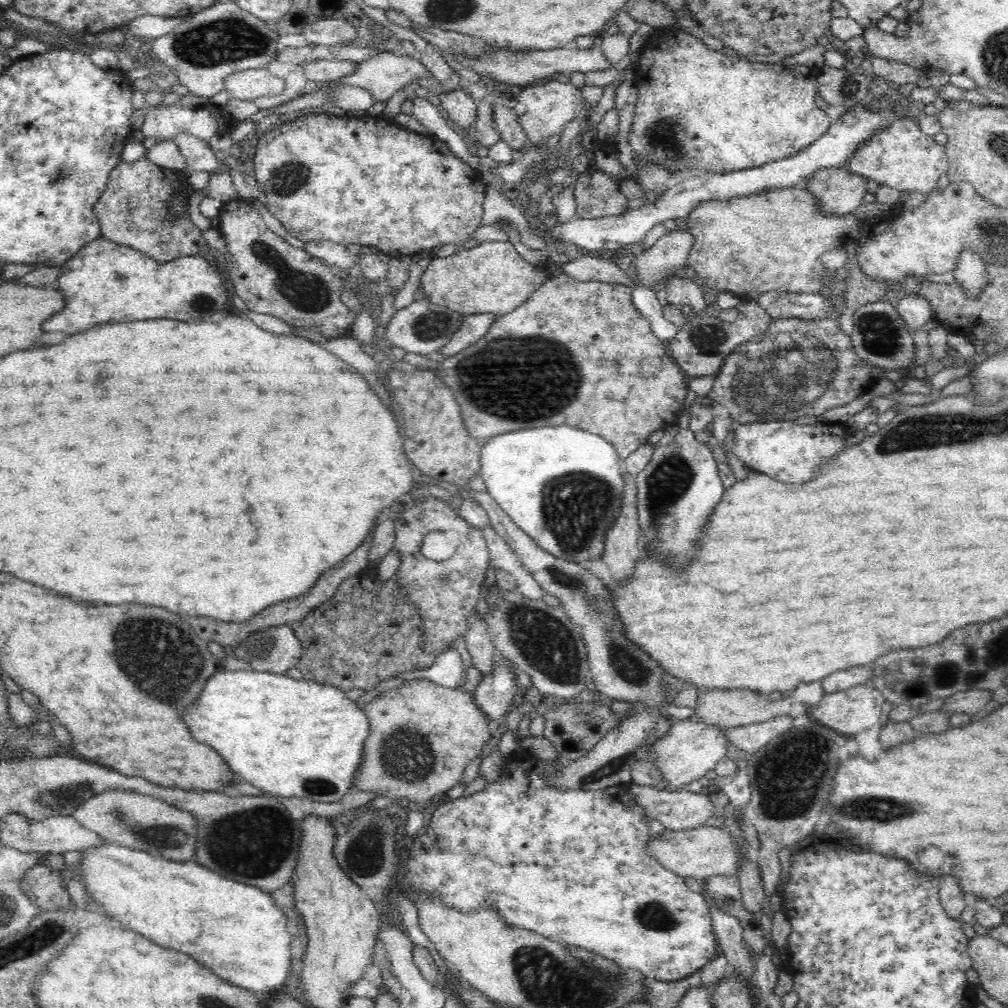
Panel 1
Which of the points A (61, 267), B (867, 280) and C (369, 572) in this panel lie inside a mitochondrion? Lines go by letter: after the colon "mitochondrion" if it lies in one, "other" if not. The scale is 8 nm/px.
A: other
B: other
C: other

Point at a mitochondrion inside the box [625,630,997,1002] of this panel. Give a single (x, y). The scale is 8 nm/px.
(788, 782)

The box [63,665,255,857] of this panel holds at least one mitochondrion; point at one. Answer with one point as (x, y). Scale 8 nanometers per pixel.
(160, 836)

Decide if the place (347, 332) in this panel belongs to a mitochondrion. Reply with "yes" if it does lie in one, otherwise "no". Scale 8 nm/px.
no

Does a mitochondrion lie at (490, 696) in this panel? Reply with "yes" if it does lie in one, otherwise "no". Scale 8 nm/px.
no

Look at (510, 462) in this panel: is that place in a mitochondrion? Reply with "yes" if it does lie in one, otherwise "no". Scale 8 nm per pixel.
no

